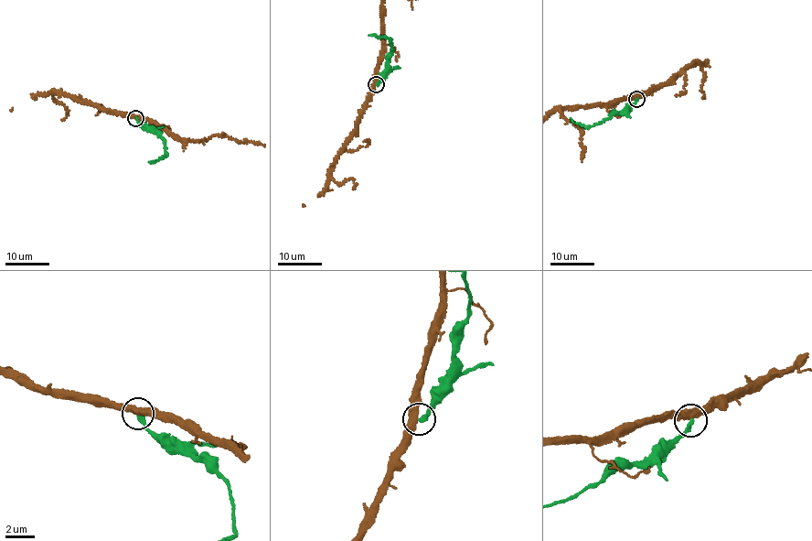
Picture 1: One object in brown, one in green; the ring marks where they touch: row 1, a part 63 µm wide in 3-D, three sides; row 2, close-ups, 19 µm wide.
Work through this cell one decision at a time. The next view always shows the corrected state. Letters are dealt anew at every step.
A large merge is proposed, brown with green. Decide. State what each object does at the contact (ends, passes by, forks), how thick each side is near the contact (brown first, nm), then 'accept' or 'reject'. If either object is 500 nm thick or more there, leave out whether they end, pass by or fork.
brown passes by; green ends there; 440 nm thick on the brown side, 360 nm on the other; reject

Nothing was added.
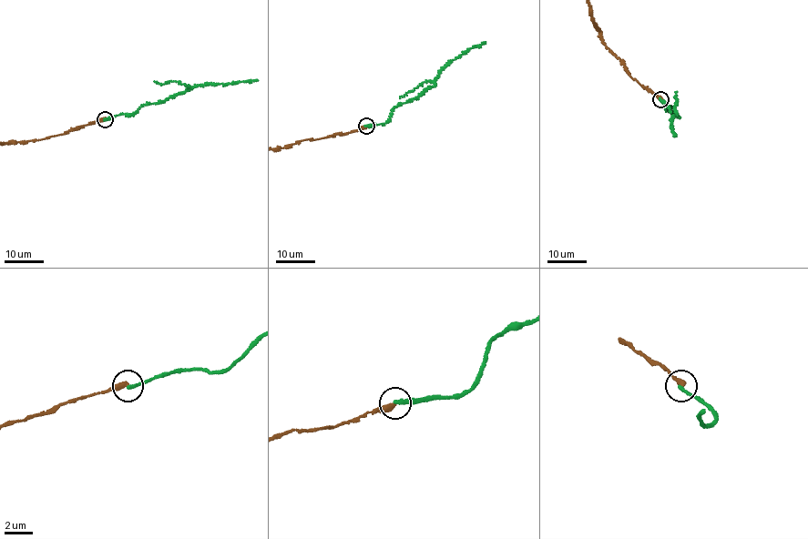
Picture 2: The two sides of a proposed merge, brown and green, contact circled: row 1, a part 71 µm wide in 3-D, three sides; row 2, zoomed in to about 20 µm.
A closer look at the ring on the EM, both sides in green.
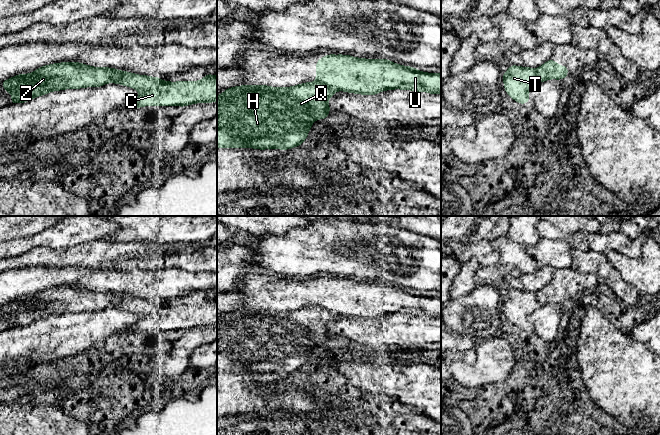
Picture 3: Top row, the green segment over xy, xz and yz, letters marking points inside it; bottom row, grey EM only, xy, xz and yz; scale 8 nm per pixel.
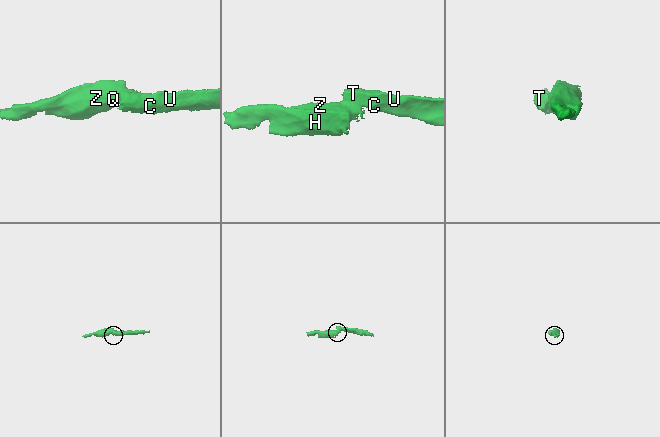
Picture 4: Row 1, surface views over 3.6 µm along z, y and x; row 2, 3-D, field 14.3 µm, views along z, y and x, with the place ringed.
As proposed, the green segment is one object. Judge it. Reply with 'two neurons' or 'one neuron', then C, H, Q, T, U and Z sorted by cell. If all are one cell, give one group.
two neurons; C T U / H Q Z

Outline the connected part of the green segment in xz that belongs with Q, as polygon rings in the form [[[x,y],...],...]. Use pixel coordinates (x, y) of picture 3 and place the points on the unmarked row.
[[[315,305],[292,311],[243,309],[226,313],[217,320],[217,371],[291,373],[308,360],[314,344],[329,339],[328,324],[335,314]]]

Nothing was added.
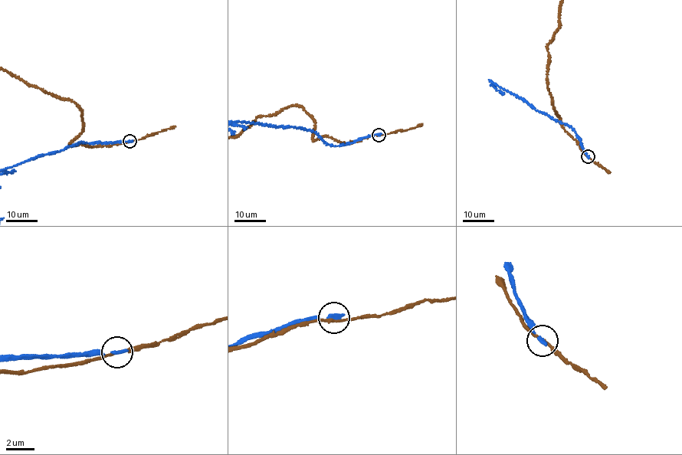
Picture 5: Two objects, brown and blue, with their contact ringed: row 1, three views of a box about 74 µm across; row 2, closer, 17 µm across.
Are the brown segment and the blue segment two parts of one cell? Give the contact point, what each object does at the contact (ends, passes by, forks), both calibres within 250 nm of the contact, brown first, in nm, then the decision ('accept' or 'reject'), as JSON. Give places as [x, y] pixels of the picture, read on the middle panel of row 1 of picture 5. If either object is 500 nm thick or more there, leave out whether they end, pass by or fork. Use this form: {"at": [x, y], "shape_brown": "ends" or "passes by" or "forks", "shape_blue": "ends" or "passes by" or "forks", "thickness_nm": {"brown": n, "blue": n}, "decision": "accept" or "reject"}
{"at": [378, 135], "shape_brown": "passes by", "shape_blue": "ends", "thickness_nm": {"brown": 160, "blue": 280}, "decision": "reject"}

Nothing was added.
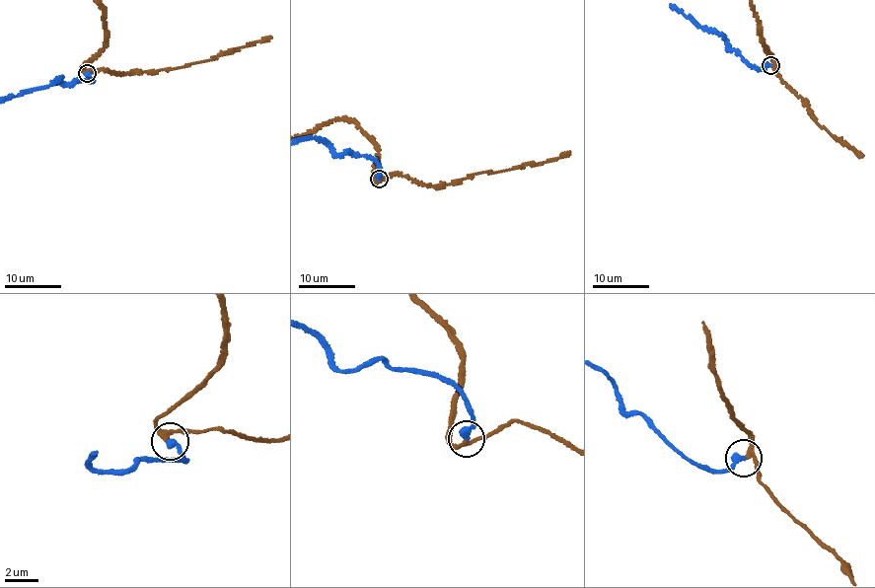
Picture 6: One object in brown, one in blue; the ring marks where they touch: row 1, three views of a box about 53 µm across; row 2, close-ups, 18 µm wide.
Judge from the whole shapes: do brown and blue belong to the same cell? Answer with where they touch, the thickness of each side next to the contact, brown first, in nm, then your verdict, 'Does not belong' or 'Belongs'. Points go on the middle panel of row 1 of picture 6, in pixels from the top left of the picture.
Place: (379, 179). Thickness 240 nm (brown) against 400 nm. Belongs

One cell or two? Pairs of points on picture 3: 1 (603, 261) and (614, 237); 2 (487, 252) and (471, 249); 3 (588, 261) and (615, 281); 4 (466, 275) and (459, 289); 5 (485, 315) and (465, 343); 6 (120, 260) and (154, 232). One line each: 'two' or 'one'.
1: two
2: one
3: one
4: one
5: two
6: two

